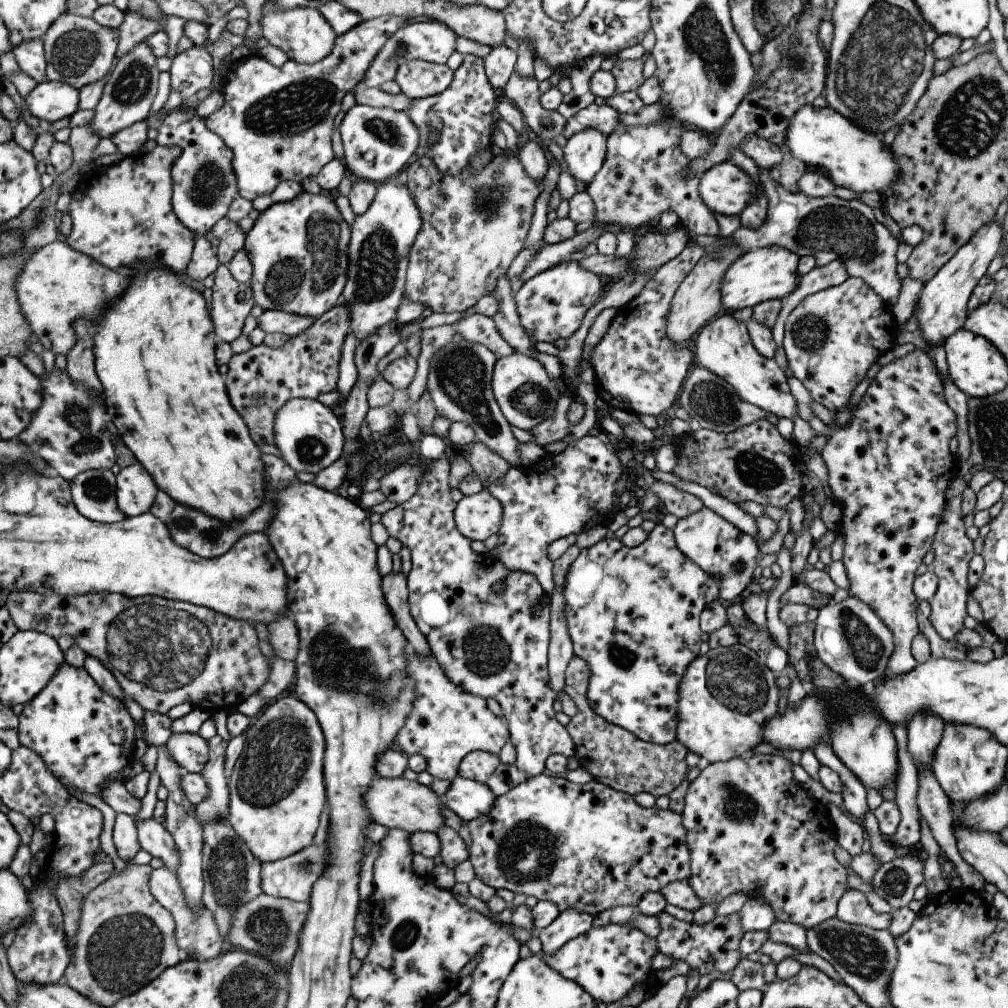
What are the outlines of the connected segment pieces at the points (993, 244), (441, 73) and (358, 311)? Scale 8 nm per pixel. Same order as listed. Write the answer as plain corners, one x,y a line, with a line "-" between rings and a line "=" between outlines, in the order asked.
992,219
982,225
970,240
931,278
919,294
918,320
923,338
932,348
940,346
953,332
964,326
968,315
968,301
978,280
986,274
1003,242
1003,224
=
423,60
406,61
397,68
395,80
401,92
414,99
423,99
444,92
452,82
454,71
446,63
=
397,176
380,184
368,210
355,218
351,226
347,281
341,300
351,314
350,330
360,341
376,332
382,322
396,322
396,309
405,298
409,248
420,225
419,210

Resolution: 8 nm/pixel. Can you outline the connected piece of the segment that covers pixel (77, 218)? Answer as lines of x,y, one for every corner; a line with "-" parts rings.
156,145
153,150
141,151
125,156
116,165
106,165
94,172
86,173
83,182
72,192
69,211
72,229
67,243
78,252
89,256
105,267
129,272
136,264
166,267
173,273
187,270
195,245
195,234
188,230
175,215
172,208
173,180
171,168
178,158
179,149

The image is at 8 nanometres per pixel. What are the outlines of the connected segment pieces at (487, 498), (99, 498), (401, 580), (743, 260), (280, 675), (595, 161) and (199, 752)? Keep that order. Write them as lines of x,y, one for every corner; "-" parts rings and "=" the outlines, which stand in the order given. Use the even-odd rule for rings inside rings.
482,489
473,495
463,496
454,509
458,530
473,541
484,541
496,534
503,521
503,504
=
111,469
81,472
70,484
73,503
82,516
101,523
119,523
127,517
117,505
116,473
=
390,571
383,576
382,590
384,598
391,608
396,624
403,630
408,643
422,659
431,656
431,650
426,637
419,631
409,611
409,592
407,576
400,572
=
772,245
753,249
735,260
726,271
721,282
721,301
728,311
753,309
757,304
772,299
782,300
791,295
799,283
800,274
797,271
801,257
790,252
786,247
=
259,639
259,647
268,659
272,659
272,668
259,692
256,691
253,695
260,696
265,701
274,700
274,696
280,696
286,690
292,691
296,680
296,663
277,657
266,639
=
586,128
573,134
563,147
563,159
568,164
569,173
585,186
602,168
607,153
607,136
599,128
=
174,733
167,740
170,756
185,772
201,773
209,759
209,744
198,733

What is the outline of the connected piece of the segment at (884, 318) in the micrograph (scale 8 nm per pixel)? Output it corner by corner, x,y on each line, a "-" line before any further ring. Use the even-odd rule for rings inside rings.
848,277
840,286
830,287
801,300
787,316
783,347
792,374
808,389
814,402
837,413
848,404
856,385
866,377
870,366
897,344
901,324
875,290
860,277

